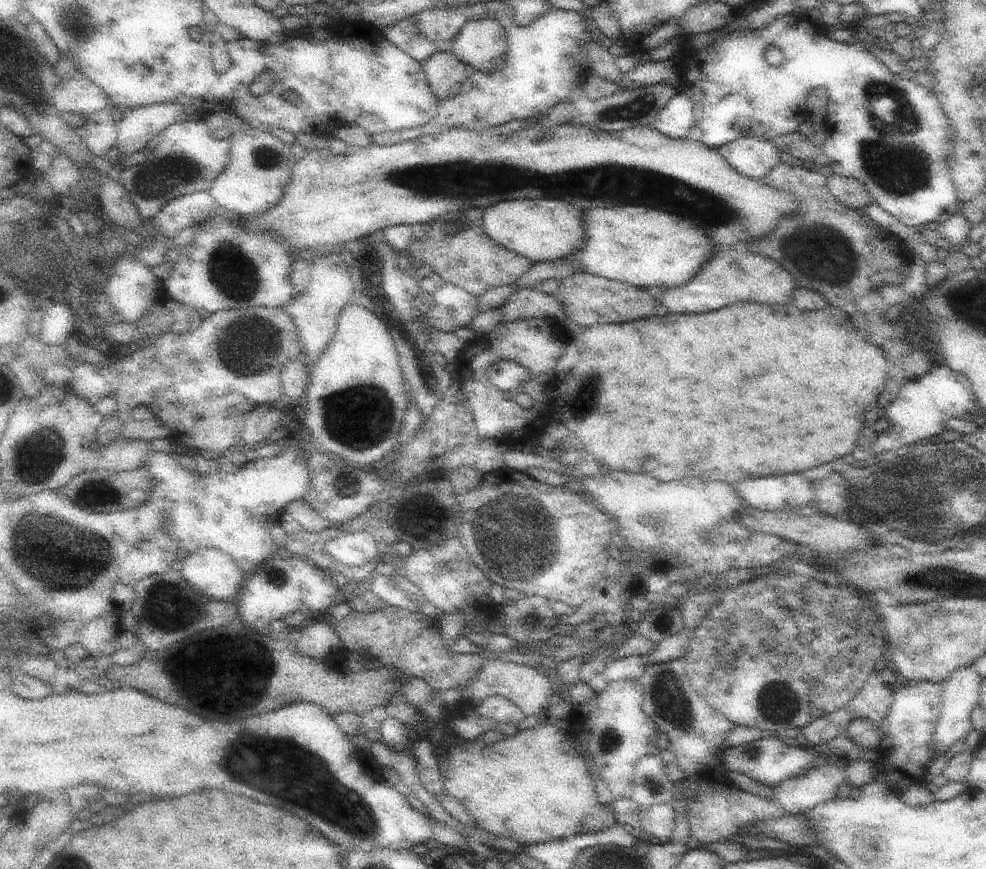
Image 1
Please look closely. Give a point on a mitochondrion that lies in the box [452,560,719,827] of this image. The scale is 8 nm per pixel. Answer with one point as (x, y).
(671, 705)

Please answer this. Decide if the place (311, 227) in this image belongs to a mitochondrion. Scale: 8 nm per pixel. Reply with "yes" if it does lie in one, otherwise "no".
no

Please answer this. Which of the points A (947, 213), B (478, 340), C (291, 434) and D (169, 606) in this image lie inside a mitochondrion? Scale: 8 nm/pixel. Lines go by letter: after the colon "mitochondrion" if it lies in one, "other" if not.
A: other
B: other
C: other
D: mitochondrion

